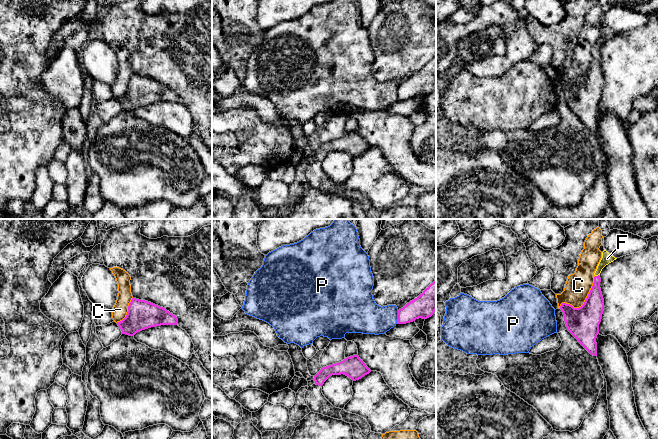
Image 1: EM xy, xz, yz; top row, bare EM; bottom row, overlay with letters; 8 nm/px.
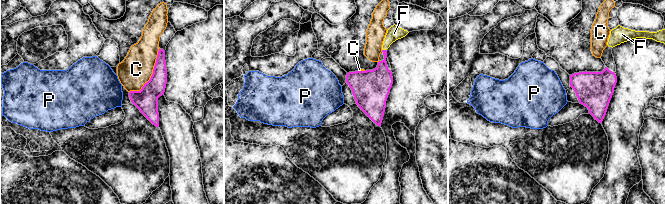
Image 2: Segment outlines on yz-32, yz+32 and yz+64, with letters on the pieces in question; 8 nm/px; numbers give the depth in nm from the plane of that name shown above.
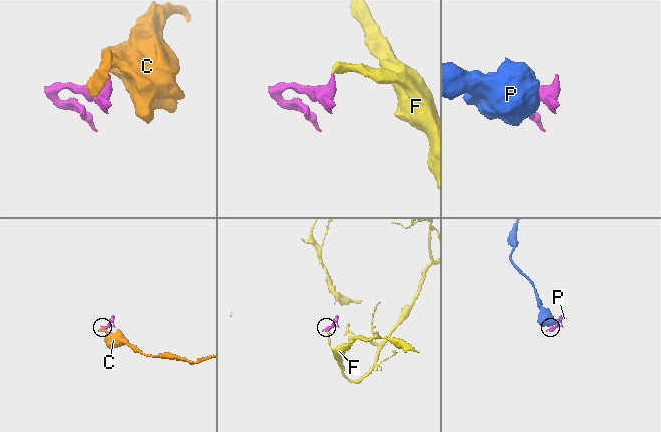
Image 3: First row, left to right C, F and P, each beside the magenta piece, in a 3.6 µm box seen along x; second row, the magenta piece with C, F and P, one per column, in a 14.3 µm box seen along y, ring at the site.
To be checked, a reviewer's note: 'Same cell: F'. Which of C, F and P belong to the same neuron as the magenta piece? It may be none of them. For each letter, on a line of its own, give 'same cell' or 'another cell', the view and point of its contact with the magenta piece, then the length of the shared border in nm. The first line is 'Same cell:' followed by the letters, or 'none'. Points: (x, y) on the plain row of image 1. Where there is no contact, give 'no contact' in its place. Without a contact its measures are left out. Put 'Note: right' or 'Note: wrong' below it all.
Same cell: F
C: another cell; contact yz (584, 79); length 400 nm
F: same cell; contact yz (596, 52); length 40 nm
P: another cell; contact xz (398, 93); length 110 nm
Note: right

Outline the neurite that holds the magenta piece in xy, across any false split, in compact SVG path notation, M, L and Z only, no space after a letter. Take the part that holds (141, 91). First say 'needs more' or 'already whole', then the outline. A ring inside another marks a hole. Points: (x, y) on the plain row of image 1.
already whole | M132 74L129 79L126 93L117 98L122 110L129 112L151 103L177 101L177 99L177 93L165 84L136 74Z

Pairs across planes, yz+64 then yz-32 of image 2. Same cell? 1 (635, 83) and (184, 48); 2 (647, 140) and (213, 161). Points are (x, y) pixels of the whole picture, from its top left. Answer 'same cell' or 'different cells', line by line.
1: same cell
2: same cell

